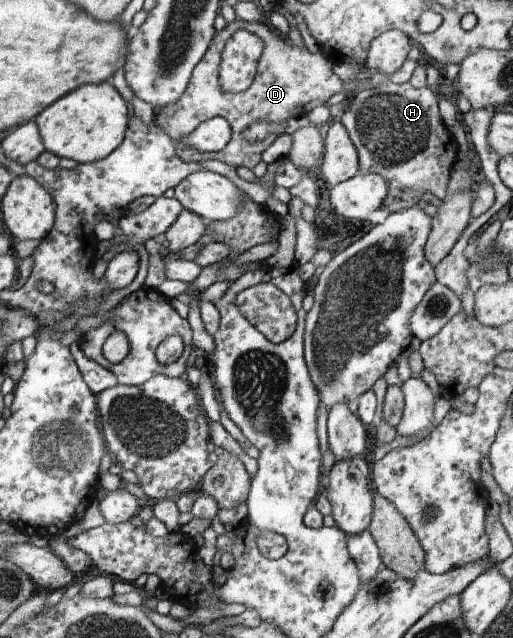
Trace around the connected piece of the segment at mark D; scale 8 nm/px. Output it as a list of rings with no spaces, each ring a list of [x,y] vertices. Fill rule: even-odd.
[[[240,19],[228,23],[228,26],[218,32],[209,51],[202,58],[201,63],[193,70],[189,87],[182,94],[178,102],[164,106],[155,114],[155,125],[164,130],[173,140],[178,140],[177,154],[182,160],[207,161],[216,159],[230,166],[247,167],[253,170],[262,162],[262,154],[270,148],[278,138],[278,134],[268,134],[258,142],[248,142],[245,132],[254,122],[270,122],[280,124],[288,122],[290,118],[300,118],[319,106],[326,106],[331,96],[338,92],[346,93],[346,84],[333,72],[332,63],[322,53],[312,53],[306,48],[301,48],[283,36],[277,30],[270,30],[266,23],[245,22]],[[238,30],[246,30],[256,34],[264,44],[252,85],[243,92],[225,92],[220,88],[217,73],[221,62],[221,54],[227,39]],[[212,117],[224,118],[231,127],[231,140],[224,150],[214,153],[196,152],[193,146],[187,147],[184,138],[192,130],[197,129],[202,122]]]

